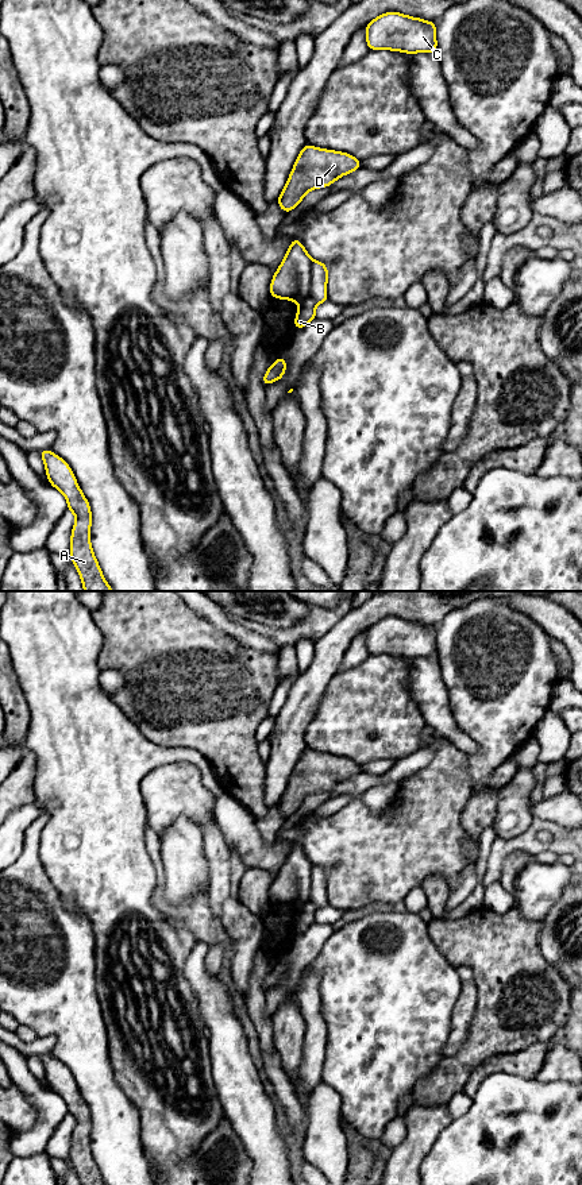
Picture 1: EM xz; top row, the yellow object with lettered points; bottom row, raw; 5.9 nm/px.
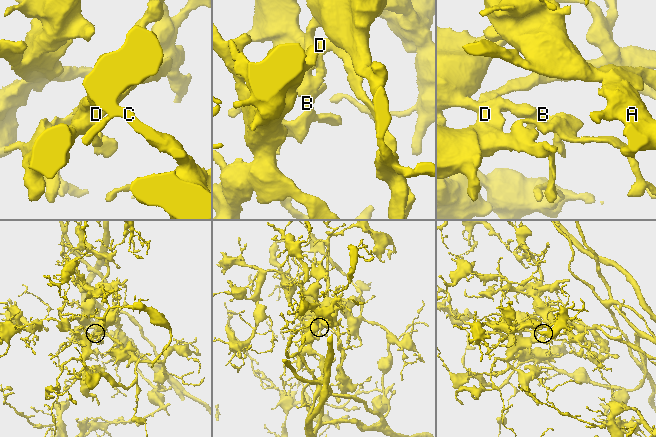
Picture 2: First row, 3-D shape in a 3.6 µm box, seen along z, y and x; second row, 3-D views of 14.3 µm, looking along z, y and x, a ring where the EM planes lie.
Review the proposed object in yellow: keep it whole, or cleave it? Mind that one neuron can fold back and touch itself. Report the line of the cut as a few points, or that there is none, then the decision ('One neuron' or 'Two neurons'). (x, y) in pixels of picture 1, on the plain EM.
Split along xz (313, 865), (309, 900), (300, 907). Two neurons

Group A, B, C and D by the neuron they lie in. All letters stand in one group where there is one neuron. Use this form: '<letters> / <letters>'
A B D / C

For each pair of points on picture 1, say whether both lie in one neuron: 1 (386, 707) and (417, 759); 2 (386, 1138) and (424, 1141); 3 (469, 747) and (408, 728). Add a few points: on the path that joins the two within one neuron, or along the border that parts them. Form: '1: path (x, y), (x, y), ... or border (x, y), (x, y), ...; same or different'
1: border (424, 745), (396, 761); different
2: border (404, 1115), (405, 1137), (393, 1147); different
3: border (411, 695), (427, 724); different

